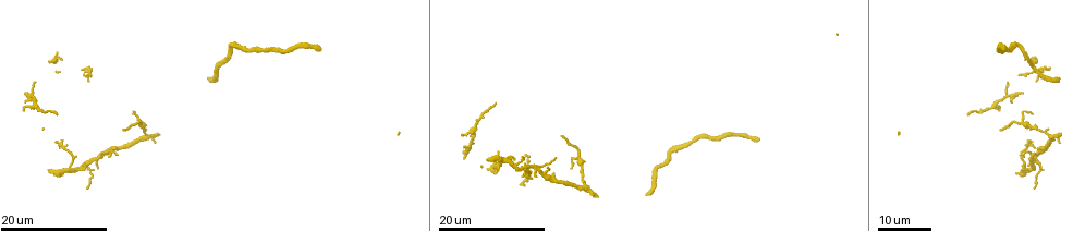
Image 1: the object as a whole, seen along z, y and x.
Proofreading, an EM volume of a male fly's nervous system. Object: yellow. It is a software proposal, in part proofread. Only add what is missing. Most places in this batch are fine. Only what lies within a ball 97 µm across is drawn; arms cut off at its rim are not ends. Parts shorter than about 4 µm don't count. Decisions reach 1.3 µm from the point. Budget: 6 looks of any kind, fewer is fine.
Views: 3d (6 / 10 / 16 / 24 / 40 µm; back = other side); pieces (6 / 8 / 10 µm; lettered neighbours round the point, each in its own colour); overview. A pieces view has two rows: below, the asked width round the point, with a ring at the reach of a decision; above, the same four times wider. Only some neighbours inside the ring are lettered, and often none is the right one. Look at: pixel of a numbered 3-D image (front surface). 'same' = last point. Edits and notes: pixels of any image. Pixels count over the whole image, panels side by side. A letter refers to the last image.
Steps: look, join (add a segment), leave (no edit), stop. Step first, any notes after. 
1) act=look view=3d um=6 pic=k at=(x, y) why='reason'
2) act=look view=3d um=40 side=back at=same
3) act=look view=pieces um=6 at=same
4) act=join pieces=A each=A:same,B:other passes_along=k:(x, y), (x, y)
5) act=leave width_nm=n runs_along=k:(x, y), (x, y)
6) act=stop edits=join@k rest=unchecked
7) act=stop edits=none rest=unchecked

act=look view=3d um=16 pic=1 at=(1030, 112) why='branch stops here'

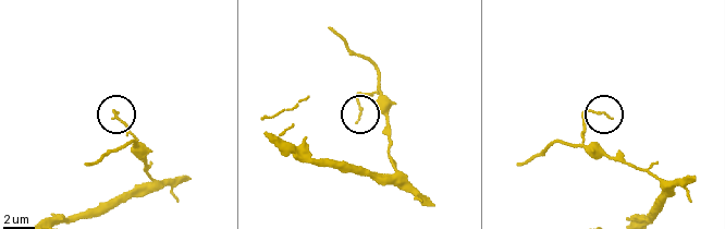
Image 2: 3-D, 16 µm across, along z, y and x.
act=look view=pieces um=8 pic=2 at=(609, 115)

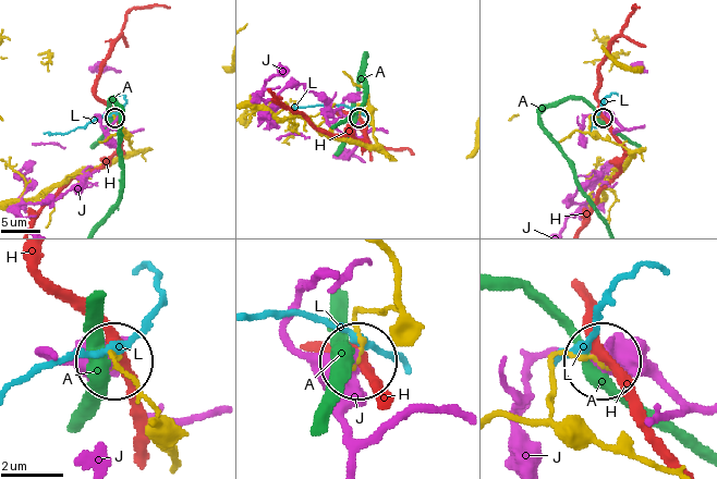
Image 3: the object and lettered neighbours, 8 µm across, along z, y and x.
act=leave each=A:other,H:other,J:other,L:other found='no lettered segment goes on from it'

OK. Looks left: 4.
act=look view=3d um=16 pic=1 at=(116, 155)

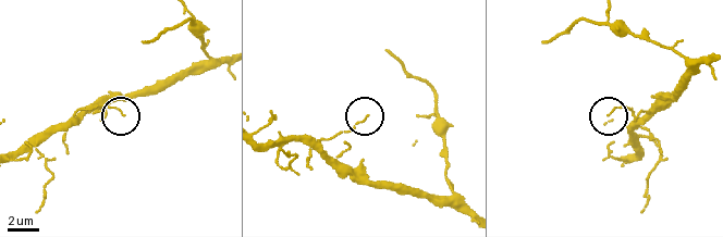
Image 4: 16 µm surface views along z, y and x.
act=look view=pieces um=6 pic=4 at=(121, 116) why='what lies round it'

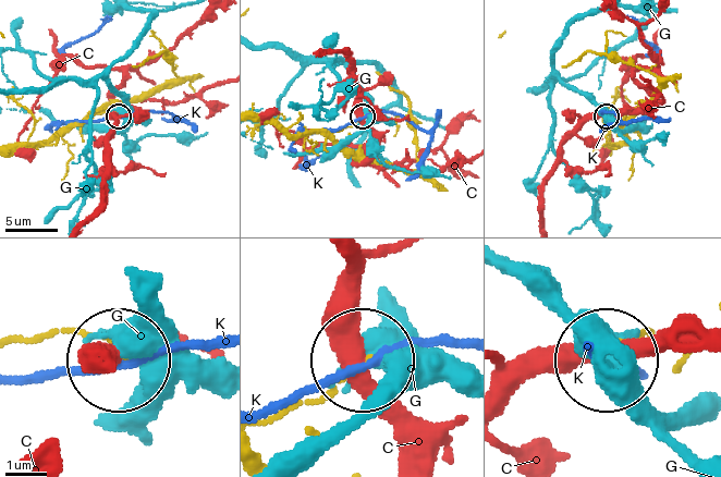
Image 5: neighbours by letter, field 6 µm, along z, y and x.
act=leave each=C:other,G:other,K:other runs_along=5:(39, 340), (90, 332), (119, 350) found='no lettered segment goes on from it'

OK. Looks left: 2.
act=look view=3d um=16 pic=1 at=(496, 105) why='thin end'

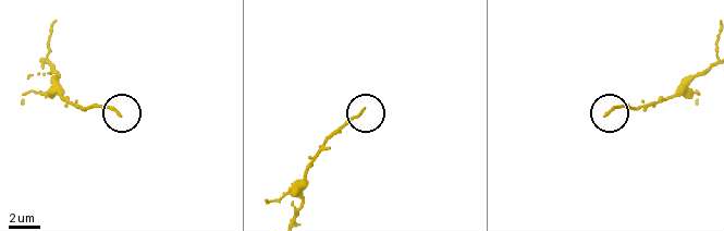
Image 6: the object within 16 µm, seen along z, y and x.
act=look view=pieces um=10 pic=6 at=(603, 114)

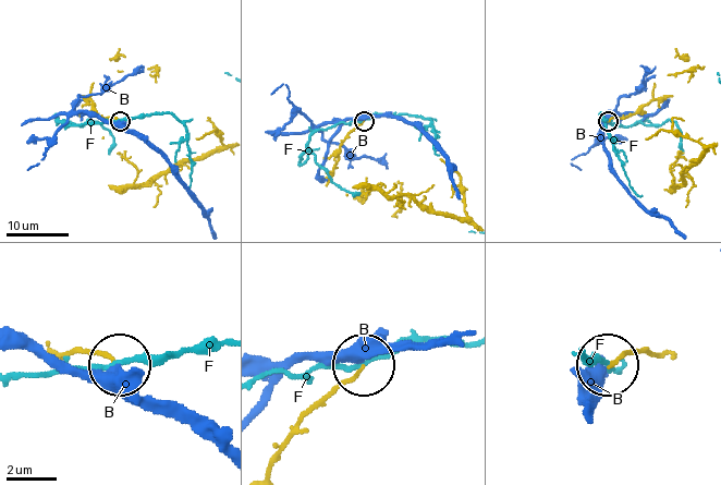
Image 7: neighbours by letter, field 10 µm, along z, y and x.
act=leave each=B:other,F:other found='none of them fits'

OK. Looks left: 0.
act=stop edits=none rest=unchecked

